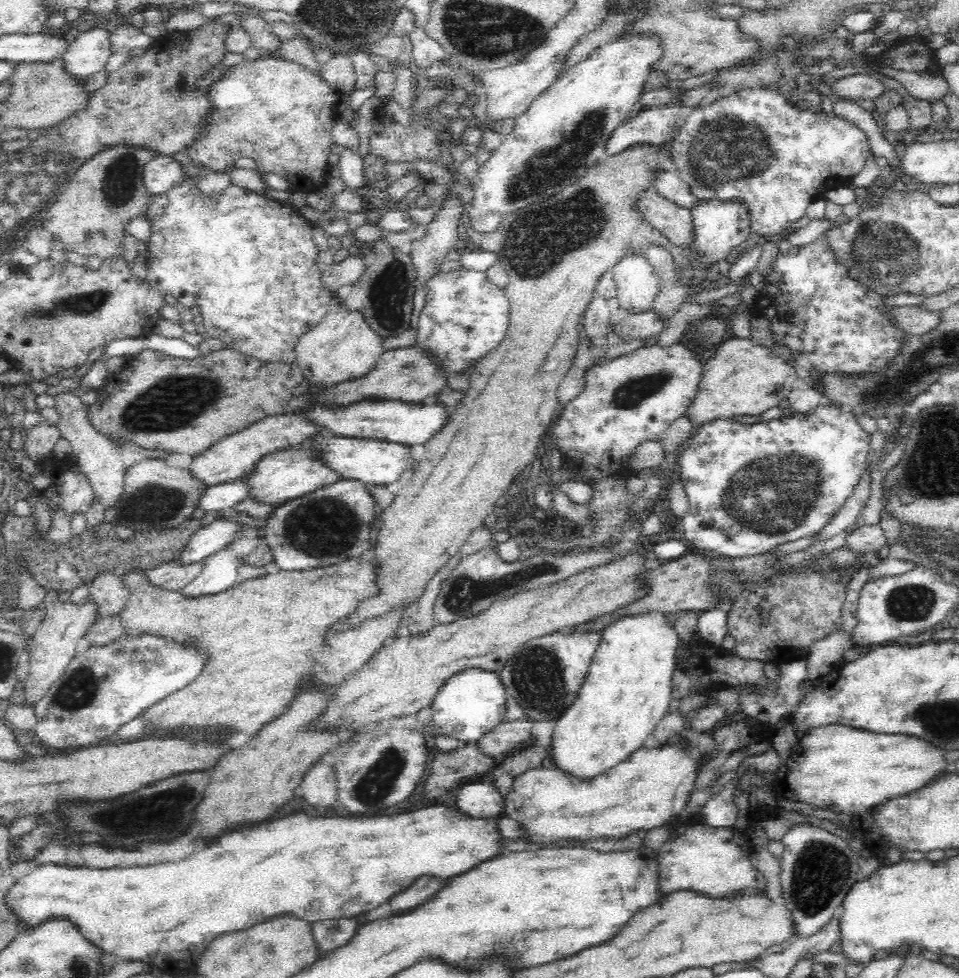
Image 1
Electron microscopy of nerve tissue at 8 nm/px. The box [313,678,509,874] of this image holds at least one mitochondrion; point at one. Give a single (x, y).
(377, 785)

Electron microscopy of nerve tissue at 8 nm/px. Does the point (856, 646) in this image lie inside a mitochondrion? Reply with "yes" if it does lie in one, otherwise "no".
no

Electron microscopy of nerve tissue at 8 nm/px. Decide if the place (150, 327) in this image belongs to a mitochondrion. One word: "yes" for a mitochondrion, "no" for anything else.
no

